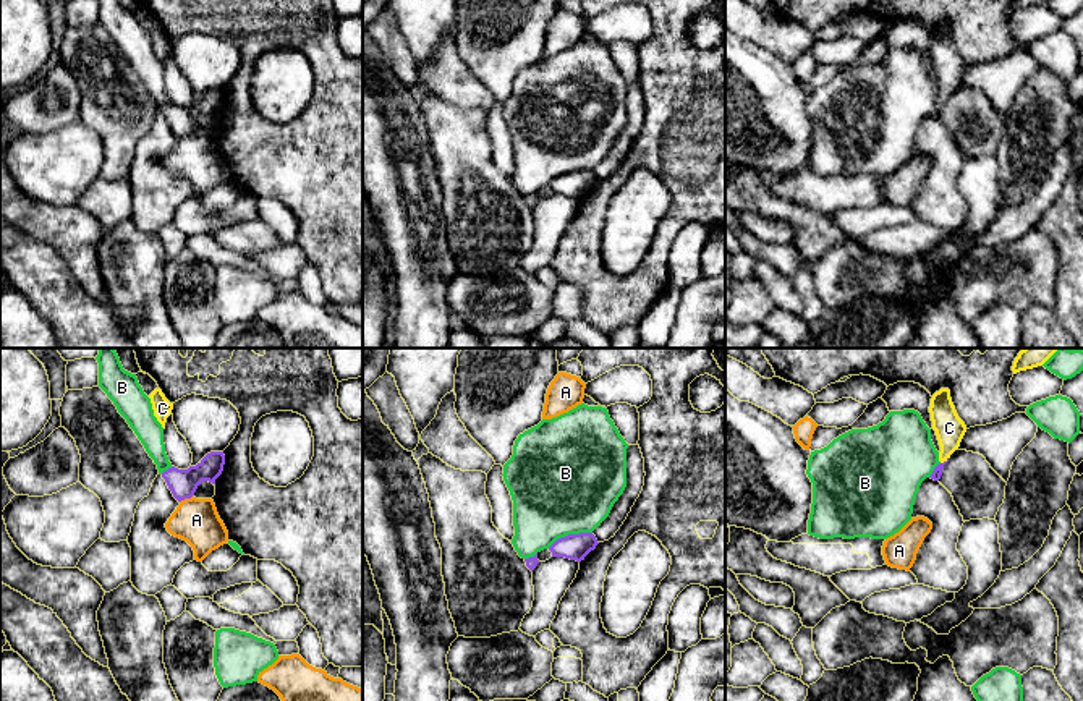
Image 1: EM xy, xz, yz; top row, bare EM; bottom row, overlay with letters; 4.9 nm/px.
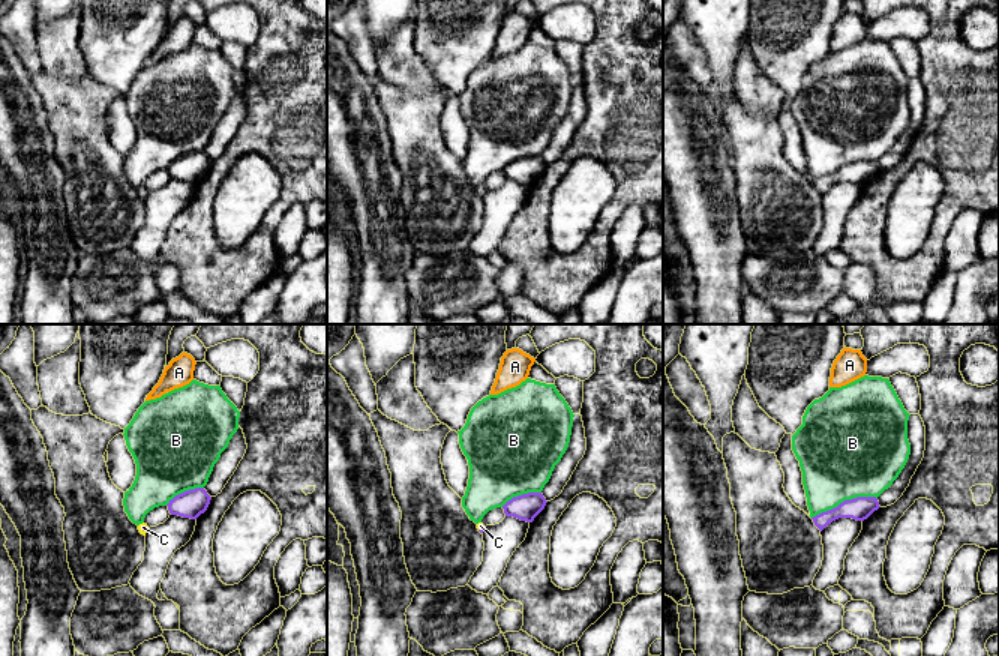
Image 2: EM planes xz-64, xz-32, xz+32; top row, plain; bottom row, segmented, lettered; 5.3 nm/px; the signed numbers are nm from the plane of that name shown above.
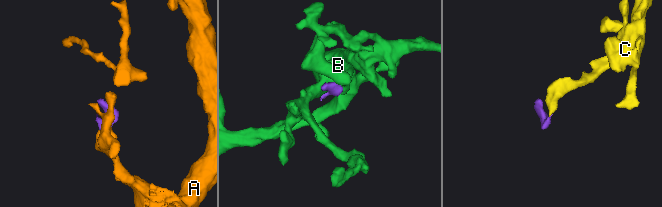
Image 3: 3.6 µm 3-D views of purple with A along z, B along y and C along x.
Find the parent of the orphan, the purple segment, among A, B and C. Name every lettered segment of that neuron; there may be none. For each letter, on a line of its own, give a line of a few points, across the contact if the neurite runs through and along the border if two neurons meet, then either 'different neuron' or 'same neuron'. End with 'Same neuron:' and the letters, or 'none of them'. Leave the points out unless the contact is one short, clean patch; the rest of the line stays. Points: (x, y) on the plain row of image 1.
A: xy (191, 133), (180, 140) | different neuron
B: different neuron
C: yz (936, 112), (944, 99), (949, 65) | same neuron
Same neuron: C

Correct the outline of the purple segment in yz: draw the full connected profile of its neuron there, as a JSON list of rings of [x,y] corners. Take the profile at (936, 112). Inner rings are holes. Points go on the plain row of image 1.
[[[941,26],[932,32],[929,50],[932,66],[936,68],[941,83],[939,89],[941,100],[934,105],[929,115],[939,118],[944,102],[947,100],[950,92],[960,84],[960,79],[966,70],[966,63],[955,49],[949,26]]]

